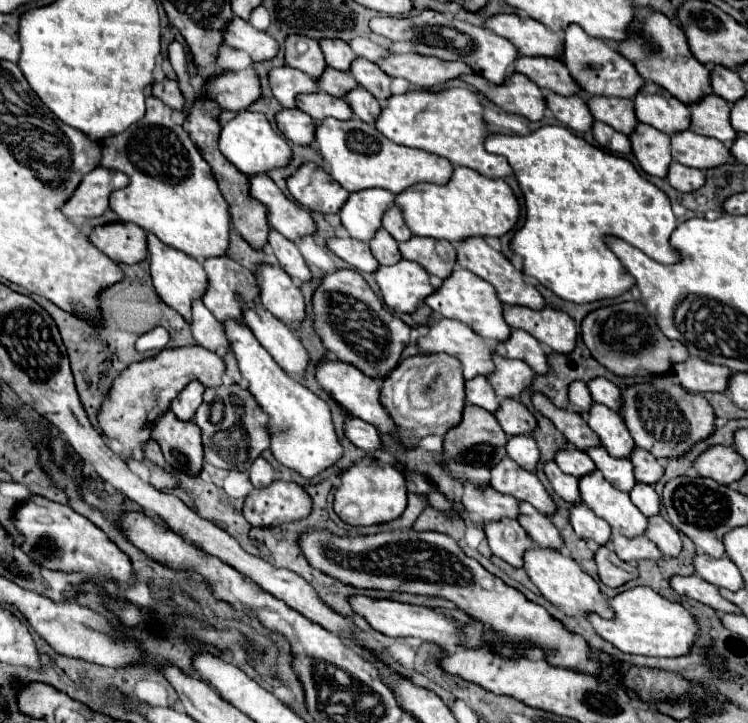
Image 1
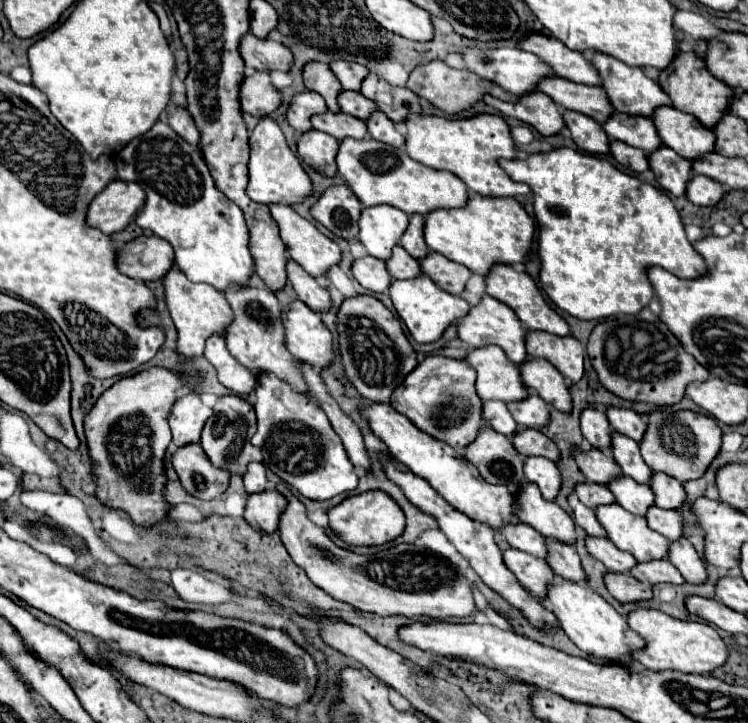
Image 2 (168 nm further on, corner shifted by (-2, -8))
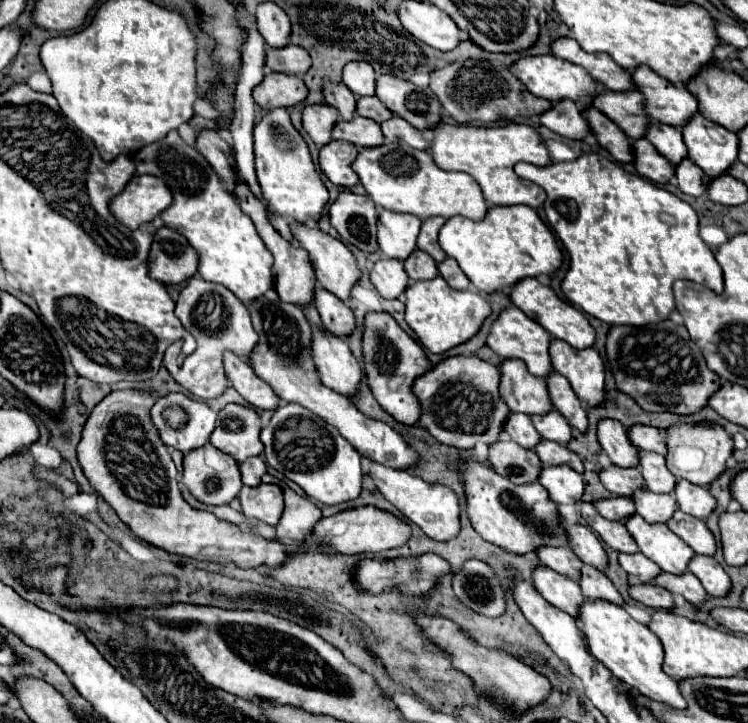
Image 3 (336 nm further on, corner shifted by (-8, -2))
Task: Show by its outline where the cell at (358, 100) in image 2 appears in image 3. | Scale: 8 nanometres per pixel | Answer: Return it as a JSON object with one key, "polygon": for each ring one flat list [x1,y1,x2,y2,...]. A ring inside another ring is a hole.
{"polygon":[[359,97,357,99,357,115,373,119,375,123,383,123,393,117,393,113,377,97]]}

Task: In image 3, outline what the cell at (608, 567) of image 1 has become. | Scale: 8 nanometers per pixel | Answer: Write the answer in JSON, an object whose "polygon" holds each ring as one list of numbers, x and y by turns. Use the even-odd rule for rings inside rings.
{"polygon":[[631,585,629,587,629,595,635,599,635,601,641,601,643,605,647,607,653,607,653,609,665,609,665,611,671,611,675,607,675,601,673,601,673,595,659,587,659,585]]}

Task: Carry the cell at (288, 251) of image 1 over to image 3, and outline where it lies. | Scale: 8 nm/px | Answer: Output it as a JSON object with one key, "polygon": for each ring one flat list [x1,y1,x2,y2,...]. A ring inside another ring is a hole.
{"polygon":[[315,291,315,307,323,319,325,331,329,331,331,335,349,337,355,331,353,311,341,299,335,299,335,295,331,295,329,291]]}

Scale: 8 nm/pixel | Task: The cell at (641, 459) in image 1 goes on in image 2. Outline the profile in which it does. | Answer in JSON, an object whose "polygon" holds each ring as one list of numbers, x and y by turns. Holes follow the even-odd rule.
{"polygon":[[655,471,651,475,651,491,655,493,655,505,663,509,677,509,685,501,683,485,665,473]]}

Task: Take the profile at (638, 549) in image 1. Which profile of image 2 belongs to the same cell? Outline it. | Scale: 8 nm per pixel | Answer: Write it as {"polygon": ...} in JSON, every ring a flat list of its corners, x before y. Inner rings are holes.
{"polygon":[[653,559,653,561,637,563,629,573,633,577,637,577,637,579,649,581,651,585,653,583,673,583,673,585,679,585,679,583,685,581,681,577,681,573,667,559]]}

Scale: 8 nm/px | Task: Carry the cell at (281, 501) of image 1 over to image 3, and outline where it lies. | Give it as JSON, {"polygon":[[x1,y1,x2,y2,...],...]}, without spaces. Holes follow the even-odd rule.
{"polygon":[[261,483,257,487,243,487,239,501,245,517,259,519,267,525,277,525,283,513,283,491,277,485]]}

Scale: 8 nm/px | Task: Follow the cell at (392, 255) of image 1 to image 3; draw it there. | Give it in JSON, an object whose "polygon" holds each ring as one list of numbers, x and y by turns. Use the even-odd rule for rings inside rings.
{"polygon":[[419,249,415,251,415,255,411,255,411,259,405,261,405,271,413,281,429,281,439,275,437,263,433,261,433,257]]}

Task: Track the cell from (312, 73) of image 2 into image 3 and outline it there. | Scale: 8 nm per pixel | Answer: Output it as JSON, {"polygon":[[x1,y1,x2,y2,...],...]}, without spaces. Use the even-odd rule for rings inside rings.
{"polygon":[[327,83,325,103,331,105,331,107,335,107,335,109,341,113,341,119,343,119,343,121,351,121,351,119,353,119,357,99,355,99,355,95,353,95,343,83,339,83,339,85]]}

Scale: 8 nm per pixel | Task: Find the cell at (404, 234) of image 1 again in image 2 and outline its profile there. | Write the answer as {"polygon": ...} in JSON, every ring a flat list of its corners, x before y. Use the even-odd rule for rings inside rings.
{"polygon":[[411,215,409,217,409,225,405,229,405,233,401,235,399,245,411,253,411,257,421,259,425,257,425,253,429,253,425,239,423,239,423,215]]}

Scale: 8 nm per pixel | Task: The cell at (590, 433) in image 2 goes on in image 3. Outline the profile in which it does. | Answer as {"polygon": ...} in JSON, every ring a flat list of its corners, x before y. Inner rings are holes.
{"polygon":[[603,421,597,427,599,443,603,451,609,455,611,463,617,467,637,467,639,465,639,451,629,441,627,431,619,427,619,423]]}

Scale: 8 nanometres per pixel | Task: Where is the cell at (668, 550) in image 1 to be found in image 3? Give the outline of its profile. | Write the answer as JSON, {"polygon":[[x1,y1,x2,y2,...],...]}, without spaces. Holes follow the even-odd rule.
{"polygon":[[695,555,689,571,701,581,701,585,705,587,705,591,711,597,727,597,729,595,731,579,715,559,707,559,705,555]]}

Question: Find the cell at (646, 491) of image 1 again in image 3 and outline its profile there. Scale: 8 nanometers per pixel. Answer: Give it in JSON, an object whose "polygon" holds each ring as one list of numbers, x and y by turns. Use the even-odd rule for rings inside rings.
{"polygon":[[677,511,671,521,667,523,667,527,671,531,675,531,687,545,691,545,691,549,699,555,709,555,713,557,715,555,715,549,717,549,717,543,715,543,715,537,713,533,707,529,705,521,701,519,691,519,691,515,683,513,683,511]]}

